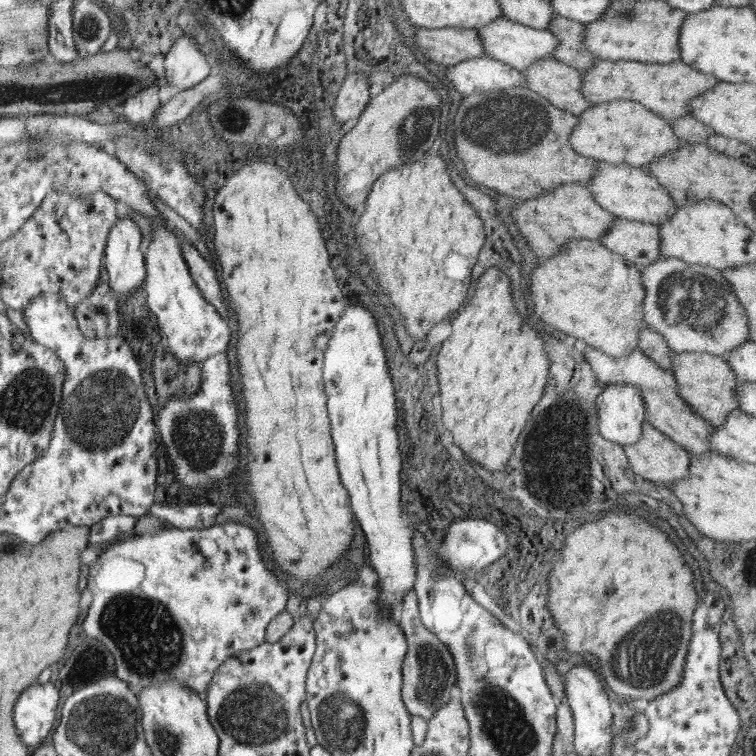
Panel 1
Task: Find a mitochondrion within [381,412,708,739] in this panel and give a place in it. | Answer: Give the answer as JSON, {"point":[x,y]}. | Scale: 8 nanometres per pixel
{"point":[643,657]}

